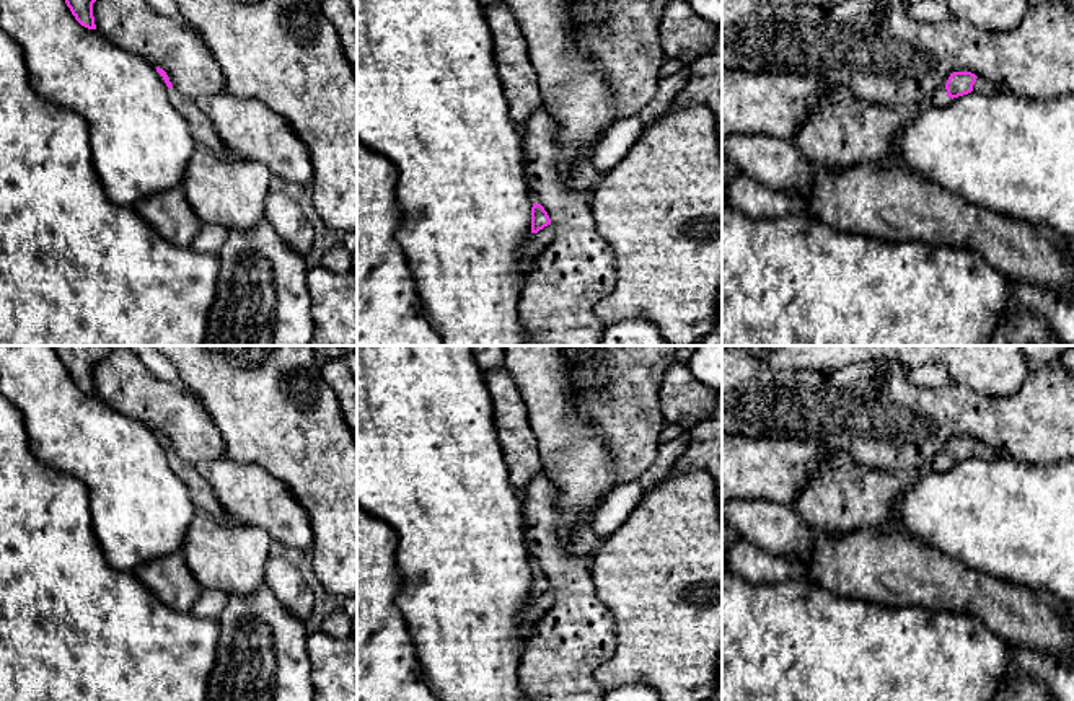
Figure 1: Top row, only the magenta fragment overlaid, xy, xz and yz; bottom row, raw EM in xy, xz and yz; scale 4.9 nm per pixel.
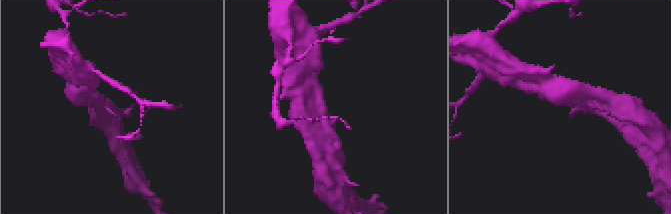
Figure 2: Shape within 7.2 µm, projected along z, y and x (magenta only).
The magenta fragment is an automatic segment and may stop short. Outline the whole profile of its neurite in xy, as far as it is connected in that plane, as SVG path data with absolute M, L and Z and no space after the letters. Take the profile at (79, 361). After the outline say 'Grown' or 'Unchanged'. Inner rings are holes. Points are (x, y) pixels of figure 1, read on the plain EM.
M52 346L75 385L88 393L96 395L93 381L93 368L104 360L111 346Z. Unchanged

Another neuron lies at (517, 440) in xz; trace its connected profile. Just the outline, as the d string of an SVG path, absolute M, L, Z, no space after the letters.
M497 368L484 373L510 483L518 492L523 492L531 479L543 471L528 409L508 370Z

